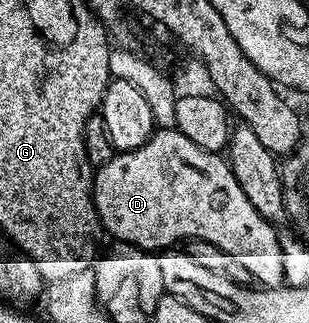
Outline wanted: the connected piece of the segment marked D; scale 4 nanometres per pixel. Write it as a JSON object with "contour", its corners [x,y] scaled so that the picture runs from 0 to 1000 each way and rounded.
{"contour":[[[573,399],[502,402],[489,427],[476,433],[472,443],[453,449],[450,458],[359,477],[353,498],[307,526],[304,632],[311,635],[317,681],[330,687],[330,715],[340,718],[340,724],[372,728],[372,734],[395,749],[388,752],[395,759],[417,759],[424,768],[456,768],[466,777],[511,783],[528,771],[560,768],[592,746],[621,740],[673,746],[712,771],[725,771],[725,783],[751,783],[751,796],[764,796],[764,808],[777,808],[777,820],[790,820],[790,833],[803,833],[803,845],[816,845],[822,867],[845,879],[845,885],[909,889],[926,876],[926,786],[913,780],[913,740],[906,728],[887,718],[890,693],[877,687],[877,681],[858,678],[858,672],[822,644],[816,622],[803,622],[790,585],[777,585],[777,573],[751,536],[741,502],[735,502],[715,477],[676,467],[673,461],[647,461],[647,449],[621,449],[621,437],[608,437],[608,424],[595,424],[595,412],[583,412]]]}

